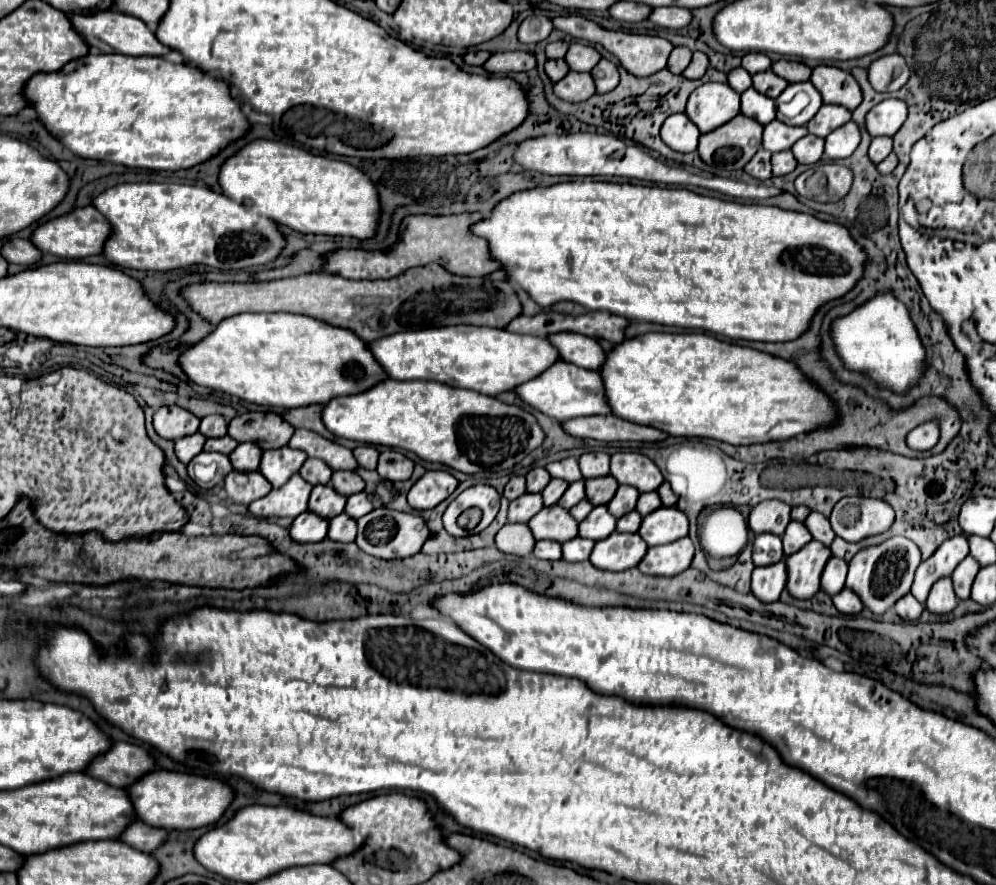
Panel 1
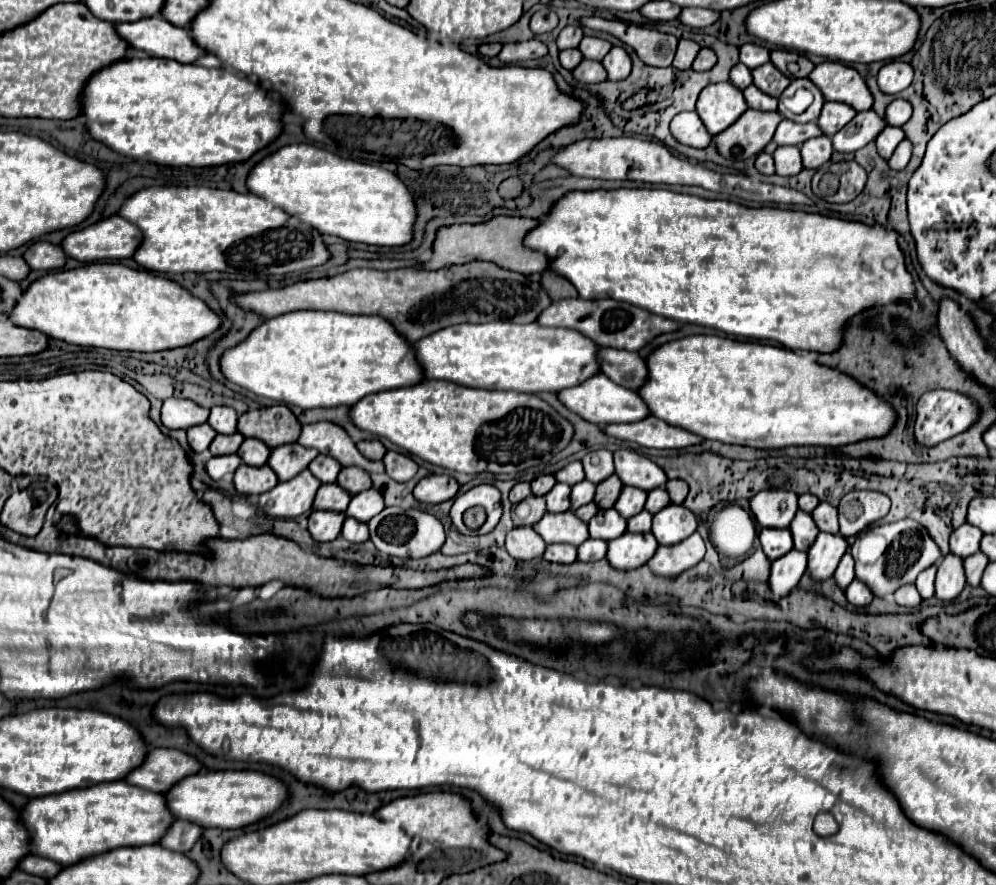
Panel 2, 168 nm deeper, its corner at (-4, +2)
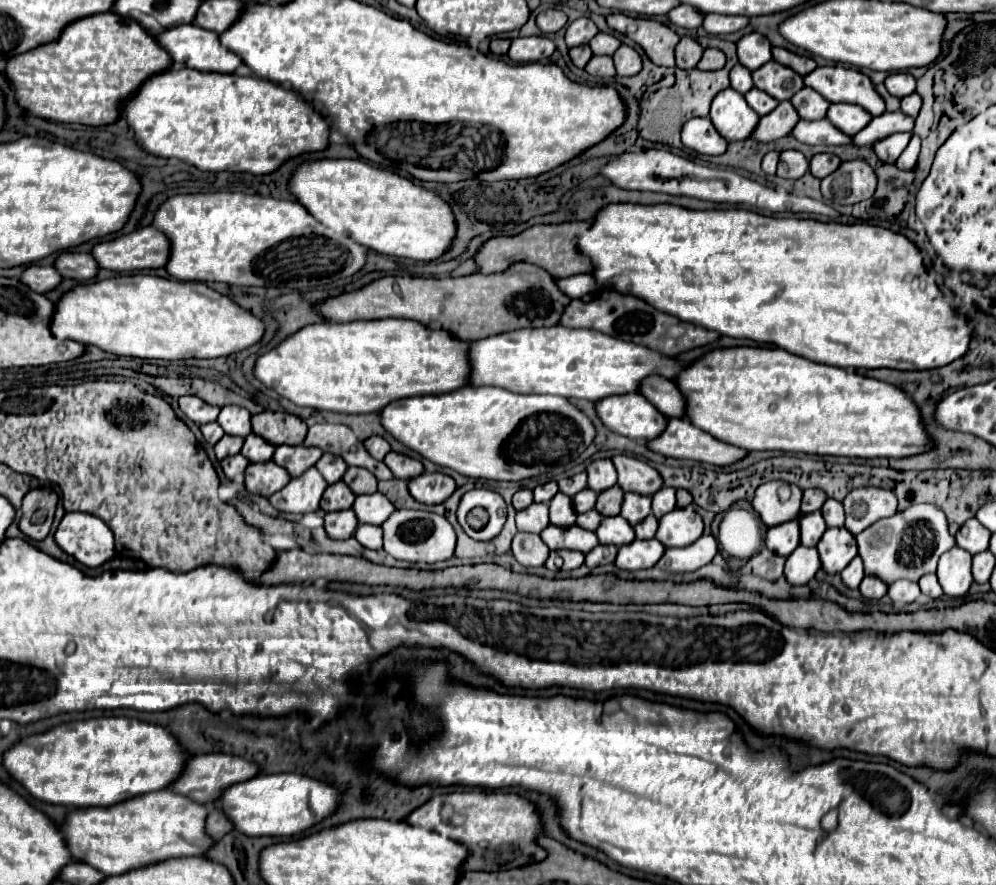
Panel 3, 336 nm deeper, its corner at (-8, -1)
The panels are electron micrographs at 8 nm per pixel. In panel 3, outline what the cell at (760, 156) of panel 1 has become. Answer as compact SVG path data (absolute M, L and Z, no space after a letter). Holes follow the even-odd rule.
M775 150L767 152L765 158L763 158L763 172L769 174L769 176L773 176L775 170L777 170L777 162L779 162L779 152L775 152Z

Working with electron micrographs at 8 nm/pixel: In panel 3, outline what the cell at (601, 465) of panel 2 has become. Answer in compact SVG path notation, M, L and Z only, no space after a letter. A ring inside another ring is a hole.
M609 458L591 462L587 466L587 476L589 476L589 488L595 490L597 494L617 484L617 472L615 472L615 466Z

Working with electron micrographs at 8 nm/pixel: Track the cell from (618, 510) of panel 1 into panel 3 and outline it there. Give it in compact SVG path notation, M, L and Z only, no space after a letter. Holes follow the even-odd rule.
M631 492L625 494L623 500L623 508L621 508L621 516L631 524L639 524L641 520L645 520L651 514L651 496L635 496Z

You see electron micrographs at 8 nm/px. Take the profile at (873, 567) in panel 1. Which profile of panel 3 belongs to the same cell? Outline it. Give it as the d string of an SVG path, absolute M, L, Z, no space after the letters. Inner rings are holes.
M935 504L909 506L891 518L871 524L855 538L859 544L859 556L865 562L865 574L879 576L885 584L901 578L917 582L921 576L935 572L939 556L955 546L955 538L949 534L947 516Z

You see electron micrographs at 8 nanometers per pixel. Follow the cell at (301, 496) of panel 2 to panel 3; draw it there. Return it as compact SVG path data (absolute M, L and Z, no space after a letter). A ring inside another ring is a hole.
M311 466L301 476L291 478L291 482L275 492L269 500L271 504L289 514L307 514L315 512L319 508L319 500L323 496L323 490L327 488L325 478L319 474L315 466Z

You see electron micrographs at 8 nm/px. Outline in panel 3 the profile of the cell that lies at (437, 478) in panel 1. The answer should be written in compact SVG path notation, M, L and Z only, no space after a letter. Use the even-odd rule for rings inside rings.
M421 474L407 482L411 496L423 504L441 504L455 492L455 480L447 474Z

